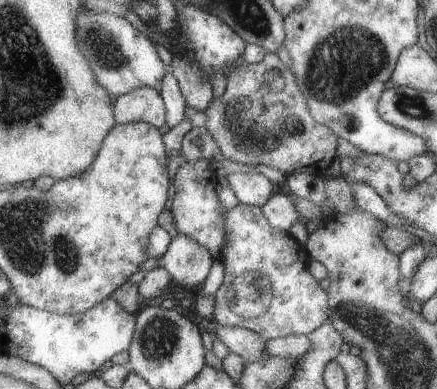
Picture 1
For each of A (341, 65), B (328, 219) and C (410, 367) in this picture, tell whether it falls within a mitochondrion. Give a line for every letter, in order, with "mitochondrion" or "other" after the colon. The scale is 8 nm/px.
A: mitochondrion
B: other
C: mitochondrion

